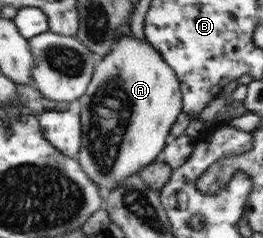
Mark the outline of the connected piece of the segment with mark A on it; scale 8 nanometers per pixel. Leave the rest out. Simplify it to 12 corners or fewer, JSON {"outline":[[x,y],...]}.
{"outline":[[119,36],[81,96],[76,159],[102,198],[181,114],[145,38]]}

